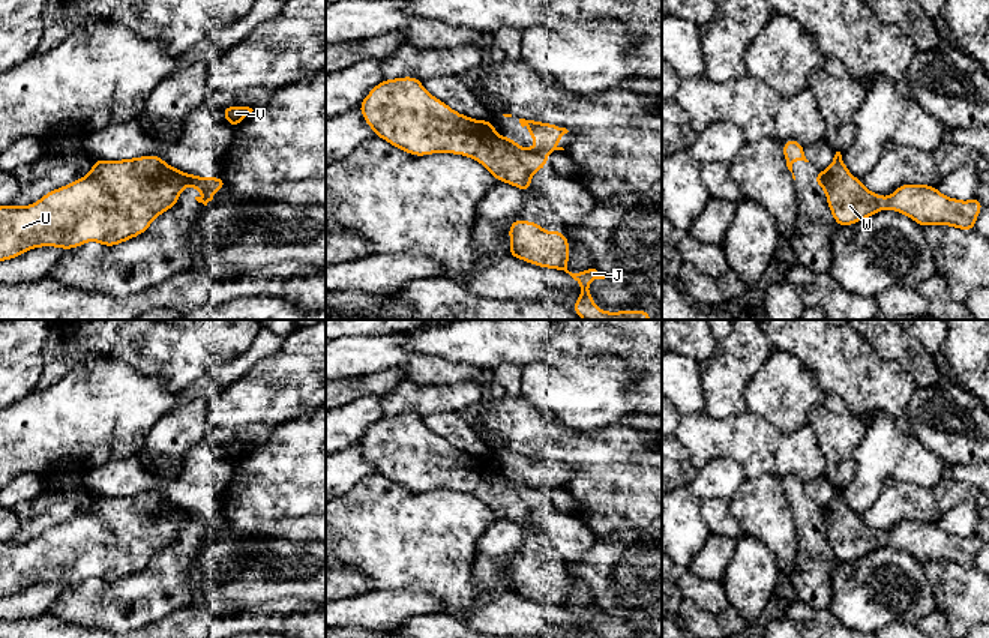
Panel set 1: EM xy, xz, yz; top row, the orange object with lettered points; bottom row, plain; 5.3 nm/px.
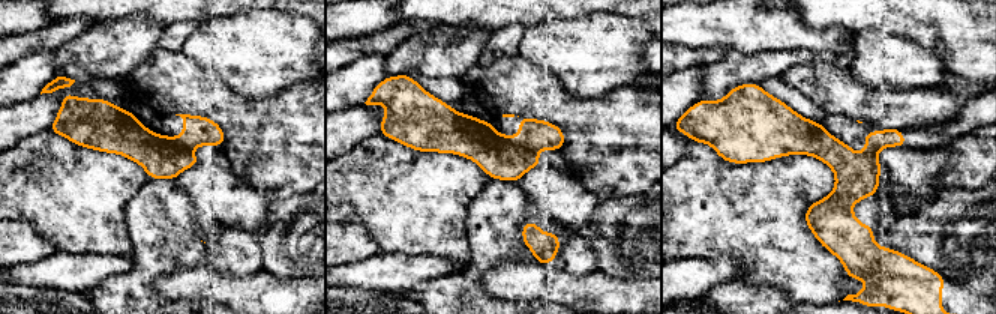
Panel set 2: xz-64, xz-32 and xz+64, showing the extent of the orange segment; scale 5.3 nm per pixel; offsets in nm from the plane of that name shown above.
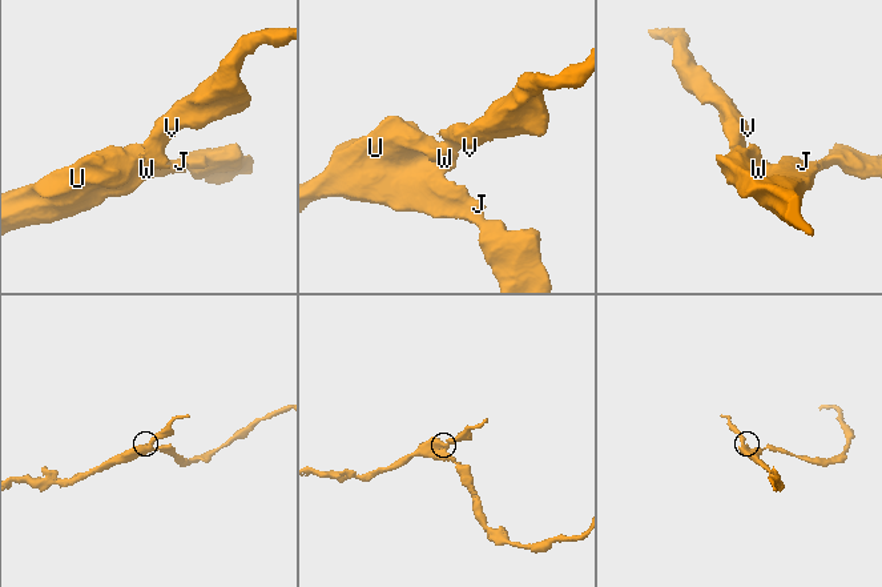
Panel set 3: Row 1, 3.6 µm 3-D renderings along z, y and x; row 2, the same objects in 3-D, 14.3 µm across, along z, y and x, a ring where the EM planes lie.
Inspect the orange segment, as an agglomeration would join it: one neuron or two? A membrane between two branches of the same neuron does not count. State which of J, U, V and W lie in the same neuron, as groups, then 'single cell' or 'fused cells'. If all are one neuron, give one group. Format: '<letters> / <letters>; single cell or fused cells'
J U W / V; fused cells

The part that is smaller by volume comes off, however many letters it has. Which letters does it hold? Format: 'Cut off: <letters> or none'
Cut off: V

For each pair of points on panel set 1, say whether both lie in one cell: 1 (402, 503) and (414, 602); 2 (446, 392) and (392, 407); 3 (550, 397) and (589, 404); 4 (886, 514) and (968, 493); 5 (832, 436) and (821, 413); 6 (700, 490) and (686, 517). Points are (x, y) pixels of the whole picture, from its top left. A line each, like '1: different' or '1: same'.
1: different
2: same
3: same
4: same
5: same
6: different

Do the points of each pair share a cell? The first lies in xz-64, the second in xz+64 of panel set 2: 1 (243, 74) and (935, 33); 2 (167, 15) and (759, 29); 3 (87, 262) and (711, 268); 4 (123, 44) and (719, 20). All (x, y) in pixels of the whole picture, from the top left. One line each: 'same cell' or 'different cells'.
1: different cells
2: different cells
3: same cell
4: different cells

